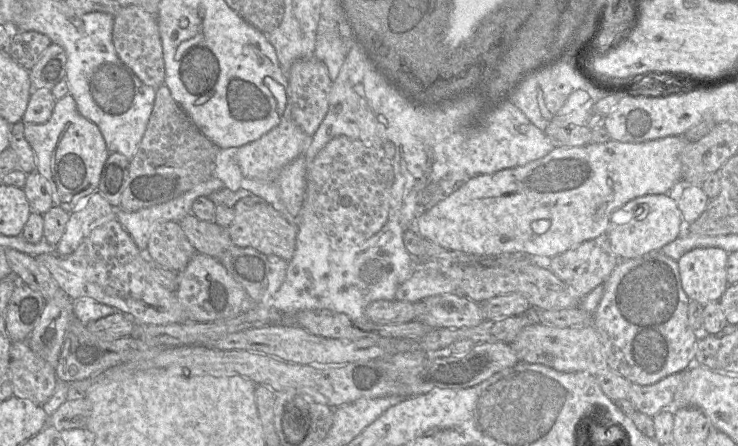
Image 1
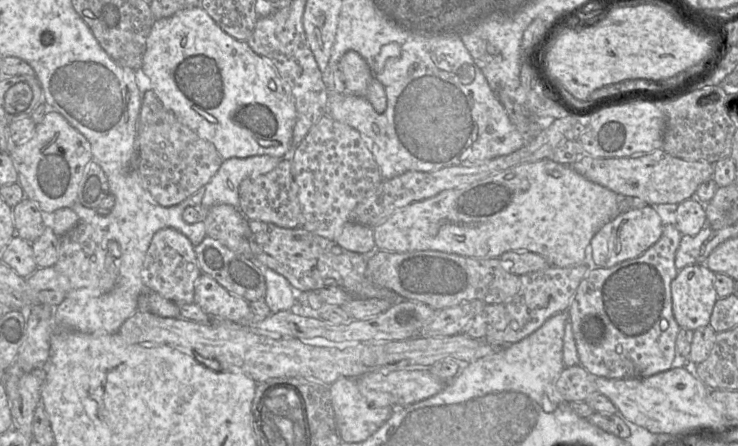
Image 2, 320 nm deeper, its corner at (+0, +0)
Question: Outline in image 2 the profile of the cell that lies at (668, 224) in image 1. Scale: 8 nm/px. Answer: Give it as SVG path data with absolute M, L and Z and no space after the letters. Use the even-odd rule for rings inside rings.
M647 204L619 214L605 224L591 239L593 263L596 267L611 268L625 260L637 258L654 245L663 232L663 223L656 208Z

